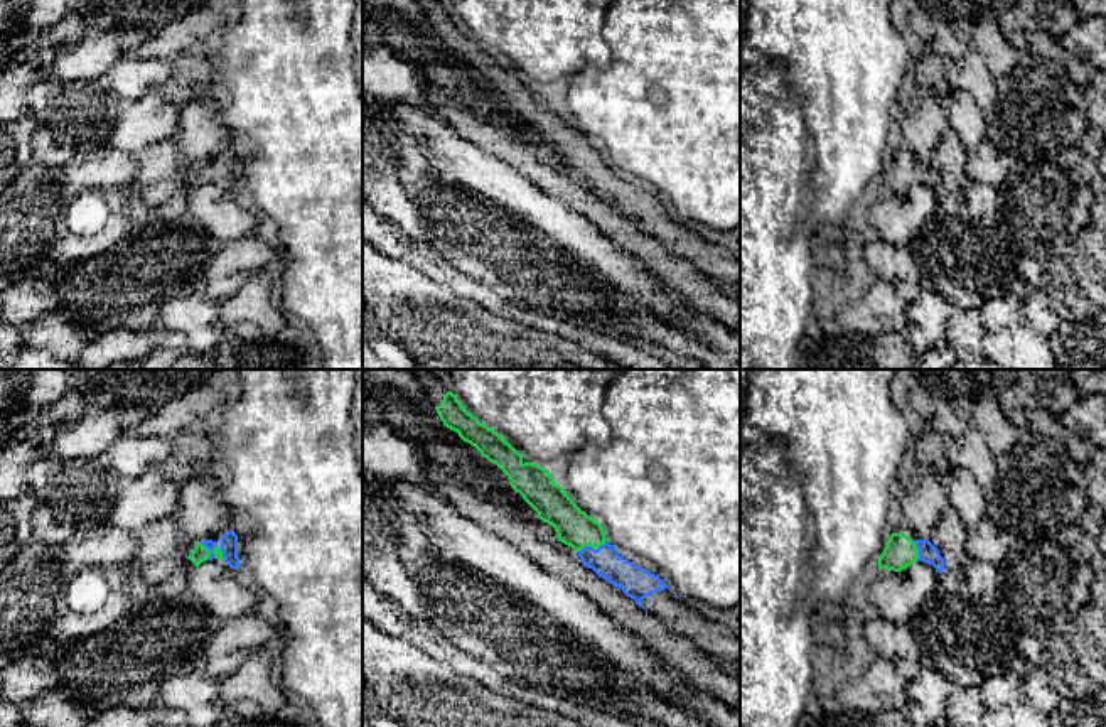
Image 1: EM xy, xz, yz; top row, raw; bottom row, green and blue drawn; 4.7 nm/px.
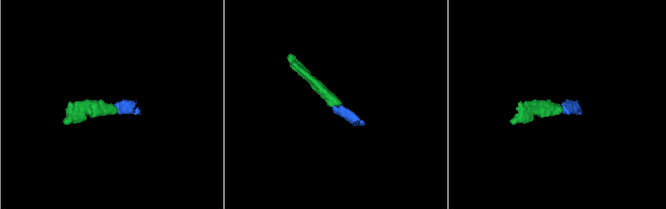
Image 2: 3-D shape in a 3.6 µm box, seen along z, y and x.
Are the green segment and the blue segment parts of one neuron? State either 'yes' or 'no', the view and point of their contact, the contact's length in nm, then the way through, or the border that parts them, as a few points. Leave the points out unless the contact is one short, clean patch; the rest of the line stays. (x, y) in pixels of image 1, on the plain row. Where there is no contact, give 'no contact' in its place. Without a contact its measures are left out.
yes; contact yz (918, 172); length 100 nm; way yz (901, 174), (918, 172), (928, 176)

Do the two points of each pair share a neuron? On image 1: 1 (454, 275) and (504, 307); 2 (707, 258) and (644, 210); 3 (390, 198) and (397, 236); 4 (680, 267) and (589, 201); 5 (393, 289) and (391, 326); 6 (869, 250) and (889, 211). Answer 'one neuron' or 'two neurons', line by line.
1: one neuron
2: one neuron
3: two neurons
4: one neuron
5: one neuron
6: two neurons

